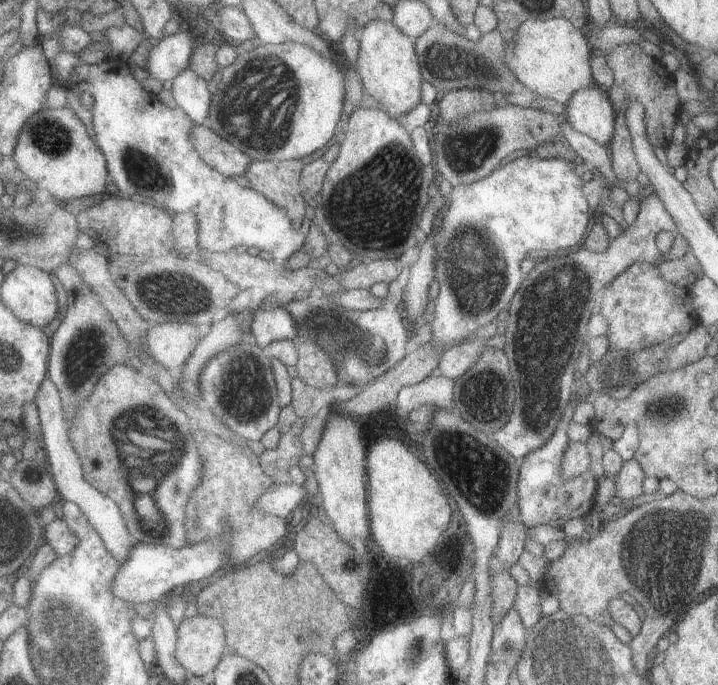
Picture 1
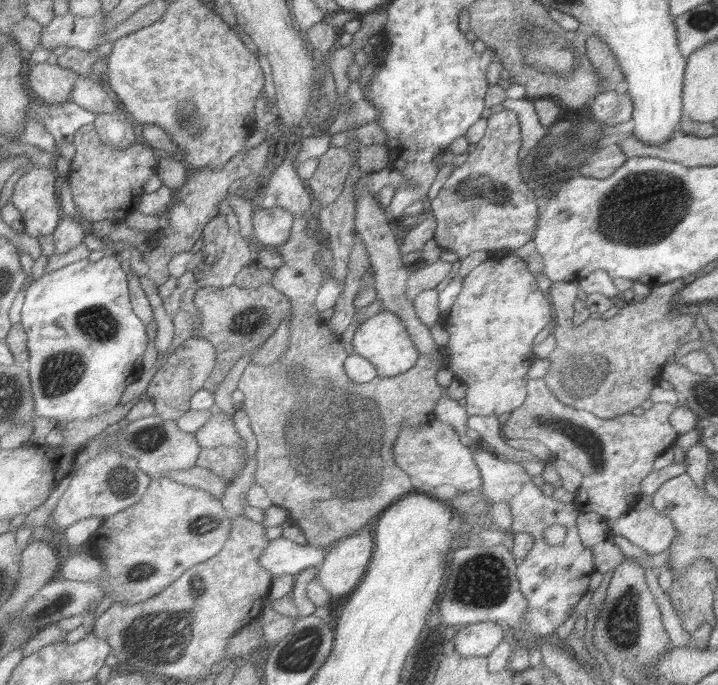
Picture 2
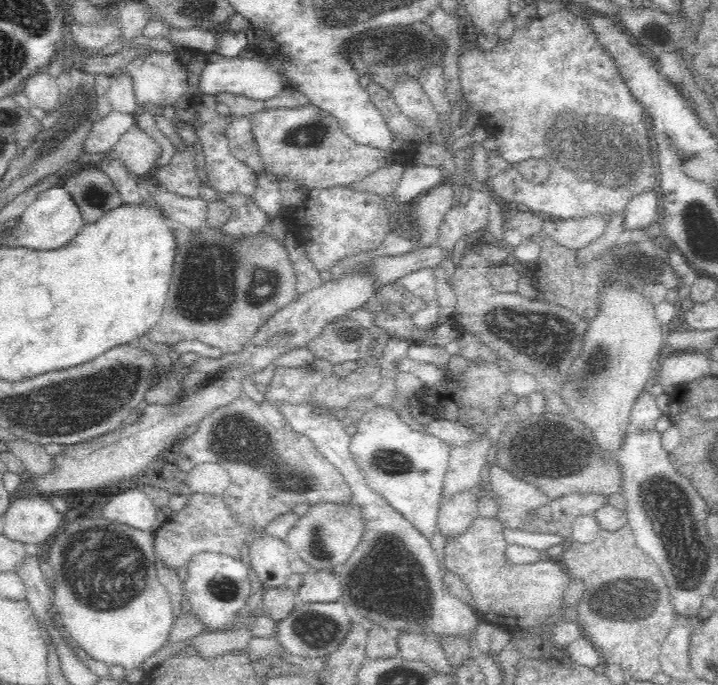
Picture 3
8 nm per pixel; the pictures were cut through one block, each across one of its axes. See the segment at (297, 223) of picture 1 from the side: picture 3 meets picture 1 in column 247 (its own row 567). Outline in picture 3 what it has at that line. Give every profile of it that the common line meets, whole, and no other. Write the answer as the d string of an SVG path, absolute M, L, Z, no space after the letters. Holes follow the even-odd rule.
M188 494L188 504L180 512L166 510L166 522L160 526L158 532L154 532L154 552L156 558L164 560L170 568L186 568L190 558L198 552L216 552L232 556L240 562L240 558L246 554L246 542L250 540L248 530L238 524L228 508L222 502L222 496L208 496L208 494Z

